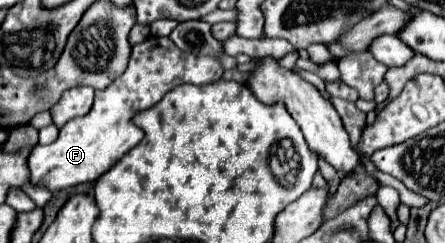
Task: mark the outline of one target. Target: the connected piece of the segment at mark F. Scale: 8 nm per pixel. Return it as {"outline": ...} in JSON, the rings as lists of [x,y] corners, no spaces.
{"outline":[[[146,38],[142,44],[132,48],[126,72],[108,88],[96,92],[92,110],[86,116],[74,118],[64,128],[60,128],[56,142],[48,146],[34,146],[30,154],[32,182],[42,184],[48,190],[60,190],[96,180],[144,138],[144,132],[132,122],[134,112],[152,108],[166,92],[174,90],[176,86],[202,86],[216,82],[222,78],[222,72],[222,64],[216,56],[196,56],[182,52],[170,38]]]}

